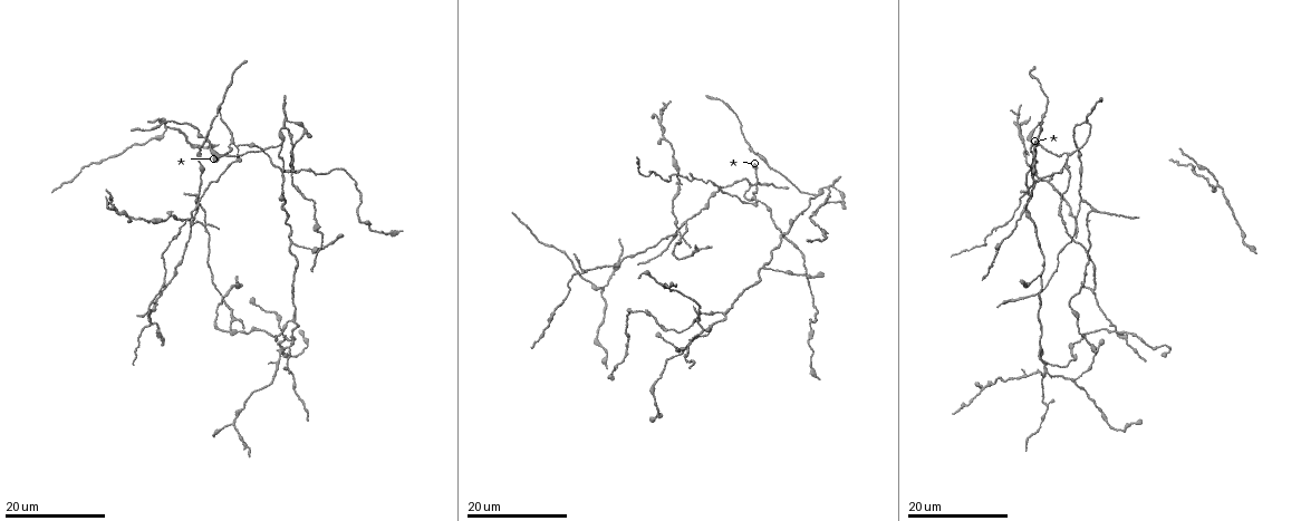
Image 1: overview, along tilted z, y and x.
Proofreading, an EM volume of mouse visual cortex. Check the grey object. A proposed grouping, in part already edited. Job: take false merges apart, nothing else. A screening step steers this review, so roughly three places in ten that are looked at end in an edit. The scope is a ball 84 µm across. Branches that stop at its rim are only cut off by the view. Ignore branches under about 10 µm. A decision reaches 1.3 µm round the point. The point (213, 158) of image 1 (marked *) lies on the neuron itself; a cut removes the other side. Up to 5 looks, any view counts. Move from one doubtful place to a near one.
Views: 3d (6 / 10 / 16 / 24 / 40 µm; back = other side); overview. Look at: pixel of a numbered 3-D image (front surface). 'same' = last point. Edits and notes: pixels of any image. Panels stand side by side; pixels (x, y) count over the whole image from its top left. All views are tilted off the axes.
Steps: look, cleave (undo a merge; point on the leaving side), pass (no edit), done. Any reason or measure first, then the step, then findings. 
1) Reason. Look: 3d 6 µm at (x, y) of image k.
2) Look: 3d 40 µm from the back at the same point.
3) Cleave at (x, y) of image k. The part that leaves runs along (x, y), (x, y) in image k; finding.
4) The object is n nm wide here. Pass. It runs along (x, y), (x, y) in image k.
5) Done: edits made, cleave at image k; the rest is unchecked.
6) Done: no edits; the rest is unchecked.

Looks like a crossing. Look: 3d 16 µm at (754, 197) of image 1.

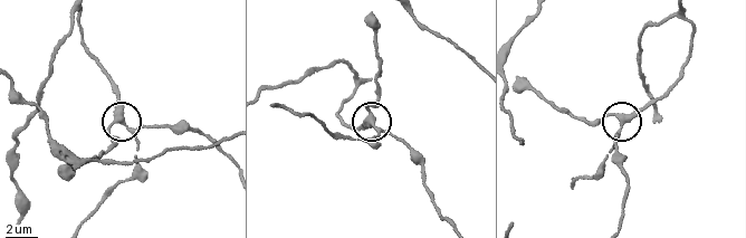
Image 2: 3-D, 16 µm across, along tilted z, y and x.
Closer look. Look: 3d 10 µm at (375, 124) of image 2.

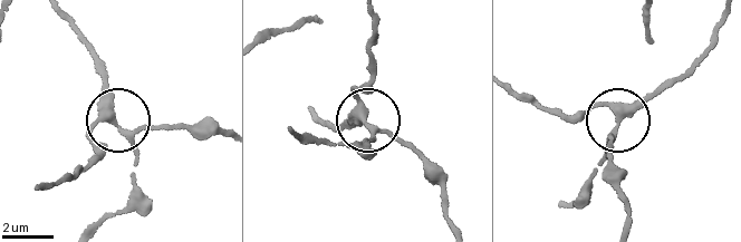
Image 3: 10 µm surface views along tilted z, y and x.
Look: 3d 6 µm at (120, 125) of image 3.

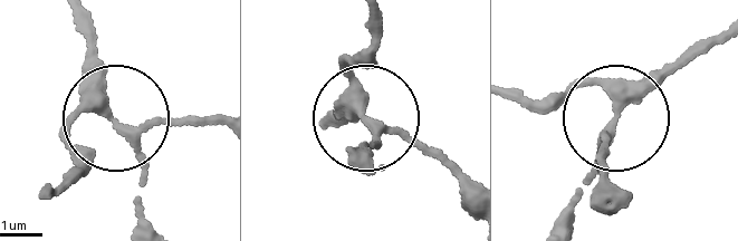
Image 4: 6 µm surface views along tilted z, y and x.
Pass. It runs along (368, 17), (365, 51), (346, 68), (372, 157) in image 4; one neuron here.

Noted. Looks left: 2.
Arms part here. Look: 3d 24 µm at (1081, 202) of image 1.

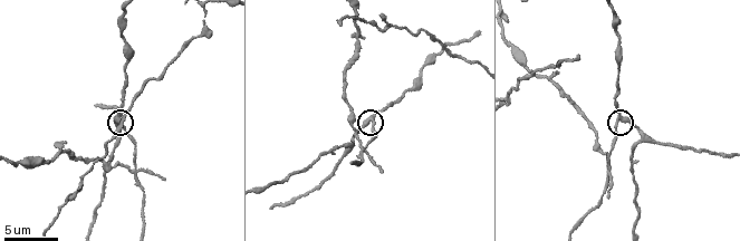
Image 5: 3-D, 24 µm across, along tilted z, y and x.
Zoom in. Look: 3d 10 µm at (617, 119) of image 5.

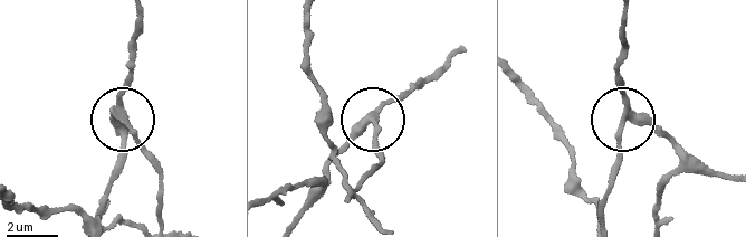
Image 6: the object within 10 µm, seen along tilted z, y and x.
3 arms meet here. Pass. All the same neuron.

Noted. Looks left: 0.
Done: no edits; the rest is unchecked.

